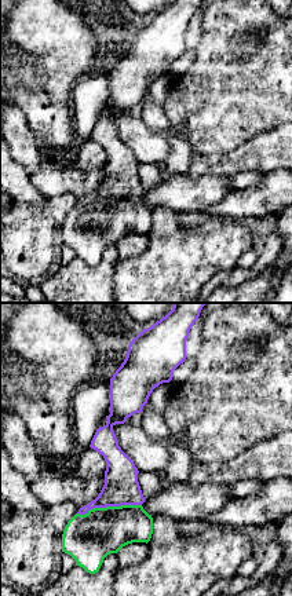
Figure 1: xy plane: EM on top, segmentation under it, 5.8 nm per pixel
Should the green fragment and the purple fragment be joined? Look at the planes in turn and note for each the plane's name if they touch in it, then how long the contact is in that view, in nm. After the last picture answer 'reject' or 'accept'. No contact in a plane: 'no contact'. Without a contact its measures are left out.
contact in xy; length 380 nm

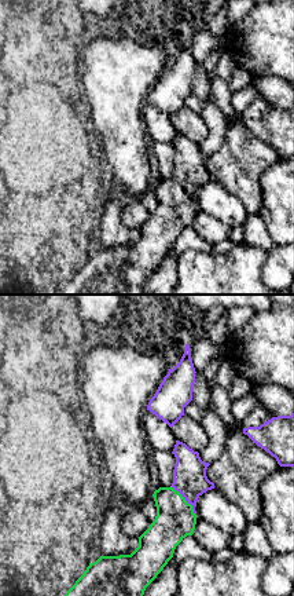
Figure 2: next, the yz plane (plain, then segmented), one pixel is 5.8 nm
contact in yz; length 220 nm

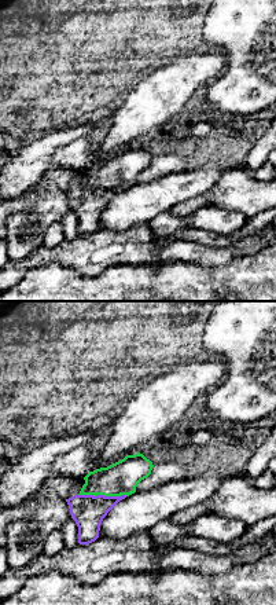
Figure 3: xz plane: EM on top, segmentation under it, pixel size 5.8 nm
contact in xz; length 280 nm

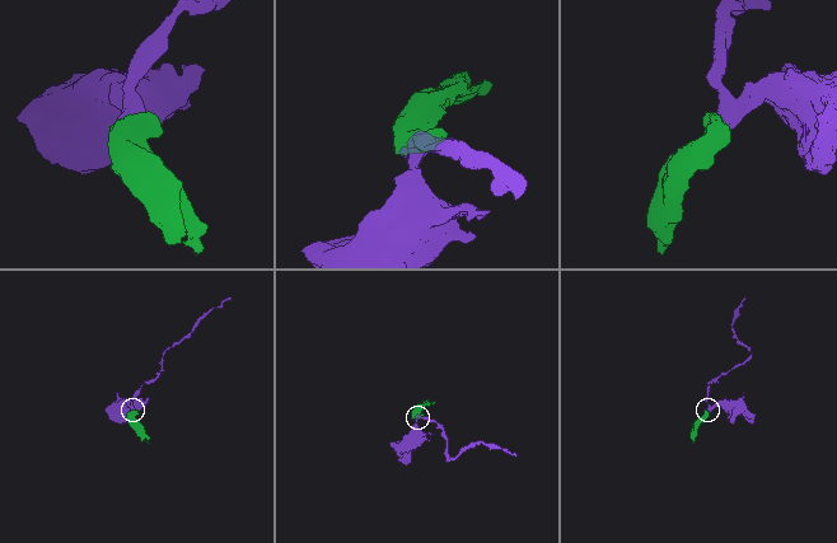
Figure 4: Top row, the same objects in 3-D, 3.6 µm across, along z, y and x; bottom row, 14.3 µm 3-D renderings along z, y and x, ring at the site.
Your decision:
accept

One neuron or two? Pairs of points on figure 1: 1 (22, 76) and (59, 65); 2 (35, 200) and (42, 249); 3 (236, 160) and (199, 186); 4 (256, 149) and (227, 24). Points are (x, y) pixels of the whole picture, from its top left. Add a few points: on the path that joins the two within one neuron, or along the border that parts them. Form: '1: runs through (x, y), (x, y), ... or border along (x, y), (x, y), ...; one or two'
1: border along (14, 51), (25, 55), (46, 79); two
2: border along (47, 198), (37, 208); two
3: border along (190, 174), (230, 176); two
4: border along (277, 125), (225, 152); two

